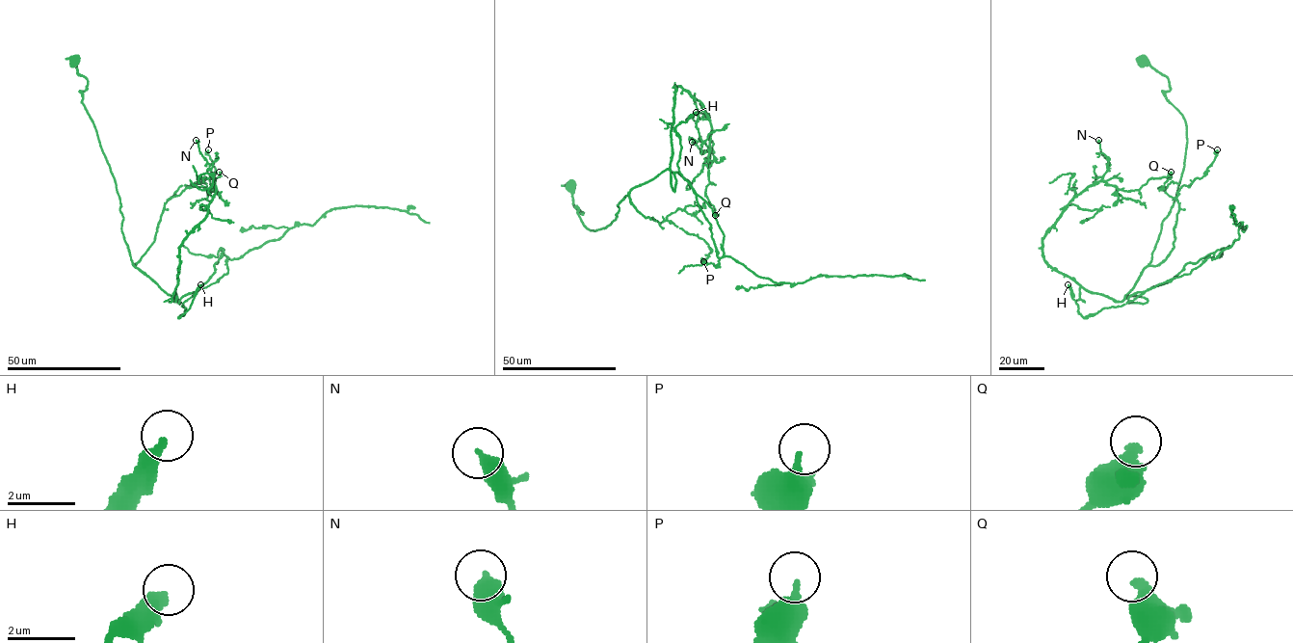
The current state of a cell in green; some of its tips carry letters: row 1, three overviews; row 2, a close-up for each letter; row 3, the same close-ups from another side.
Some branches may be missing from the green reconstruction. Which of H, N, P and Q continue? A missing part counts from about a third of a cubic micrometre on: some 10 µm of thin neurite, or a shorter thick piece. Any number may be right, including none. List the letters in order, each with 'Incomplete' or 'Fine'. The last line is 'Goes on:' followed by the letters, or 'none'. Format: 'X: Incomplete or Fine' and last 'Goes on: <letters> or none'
H: Fine
N: Fine
P: Fine
Q: Fine
Goes on: none

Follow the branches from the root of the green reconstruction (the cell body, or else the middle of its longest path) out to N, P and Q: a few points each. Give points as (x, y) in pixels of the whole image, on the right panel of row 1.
N: (1142, 60), (1169, 80), (1187, 142), (1151, 260), (1121, 301), (1042, 254), (1108, 169), (1098, 140)
P: (1142, 60), (1169, 80), (1164, 94), (1187, 137), (1150, 265), (1174, 247), (1177, 192), (1204, 174), (1217, 149)
Q: (1142, 60), (1187, 137), (1151, 260), (1121, 301), (1044, 260), (1088, 187), (1171, 172)

